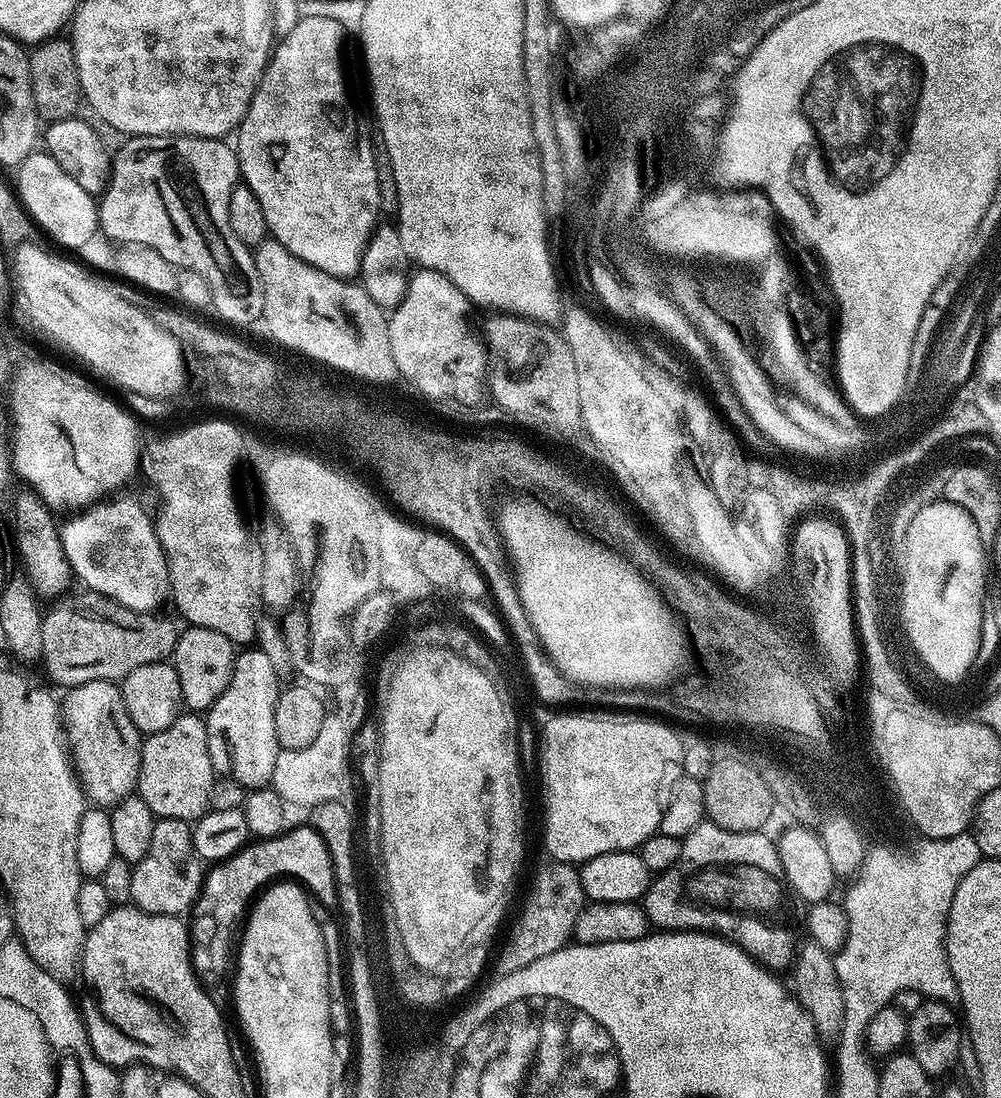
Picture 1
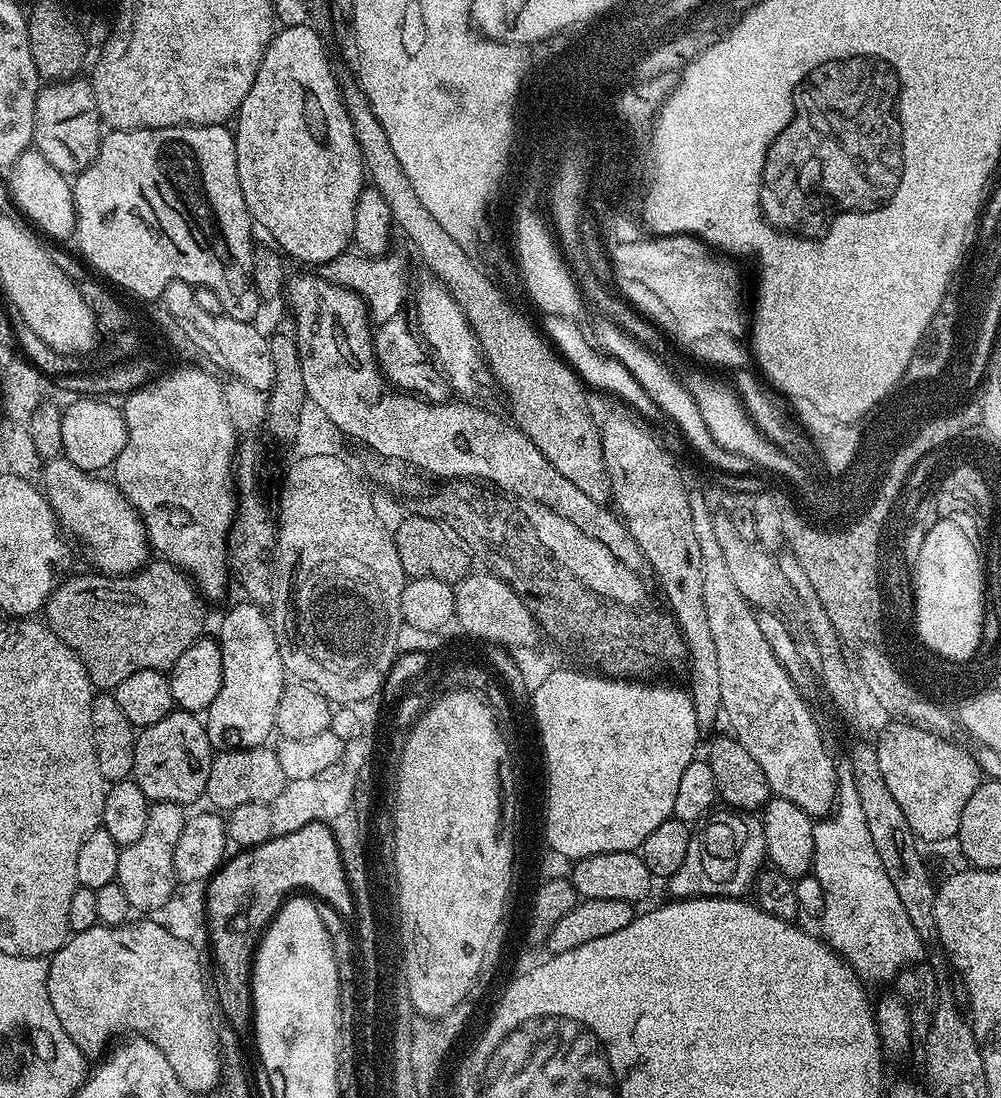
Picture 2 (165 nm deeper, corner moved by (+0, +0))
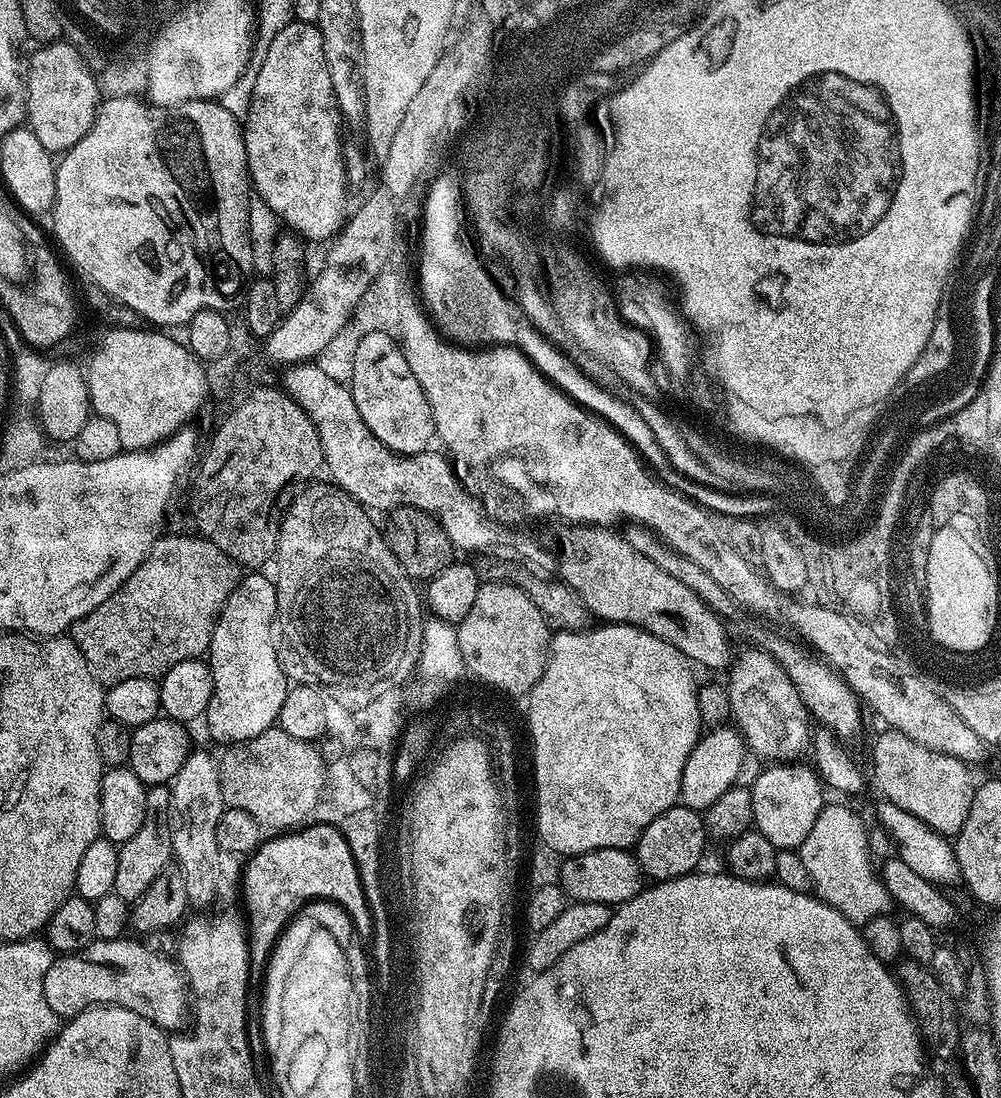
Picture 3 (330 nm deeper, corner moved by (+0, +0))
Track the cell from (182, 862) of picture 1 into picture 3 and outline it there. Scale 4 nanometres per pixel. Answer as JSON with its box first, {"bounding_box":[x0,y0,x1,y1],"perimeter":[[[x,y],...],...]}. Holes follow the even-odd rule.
{"bounding_box":[112,787,173,901],"perimeter":[[[149,787],[146,794],[146,818],[142,822],[138,834],[134,834],[134,838],[119,845],[118,871],[114,878],[112,891],[120,895],[123,900],[139,901],[140,896],[146,894],[146,890],[150,890],[150,882],[154,882],[154,878],[158,878],[158,874],[162,874],[173,859],[167,818],[168,803],[171,797],[171,787]]]}

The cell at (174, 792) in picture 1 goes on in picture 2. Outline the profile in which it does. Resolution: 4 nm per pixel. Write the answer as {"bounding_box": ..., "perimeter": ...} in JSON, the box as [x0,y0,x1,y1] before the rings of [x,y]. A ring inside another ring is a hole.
{"bounding_box":[131,710,214,806],"perimeter":[[[173,710],[166,718],[162,718],[162,722],[154,722],[154,726],[139,729],[134,746],[134,766],[131,779],[135,780],[142,794],[146,794],[149,802],[161,800],[191,806],[196,799],[204,796],[206,778],[210,778],[213,755],[214,749],[208,737],[205,721],[191,712]]]}

